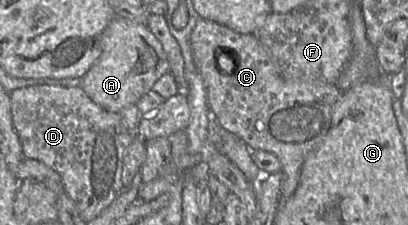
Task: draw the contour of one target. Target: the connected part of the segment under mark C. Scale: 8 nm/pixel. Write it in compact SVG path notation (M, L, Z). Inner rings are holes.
M199 18L190 36L190 47L196 68L203 79L209 110L214 120L242 139L251 150L269 151L278 157L283 173L279 197L279 207L282 206L294 194L307 156L329 131L332 107L342 91L336 84L315 78L282 78L270 54L252 33L237 33L210 20Z

